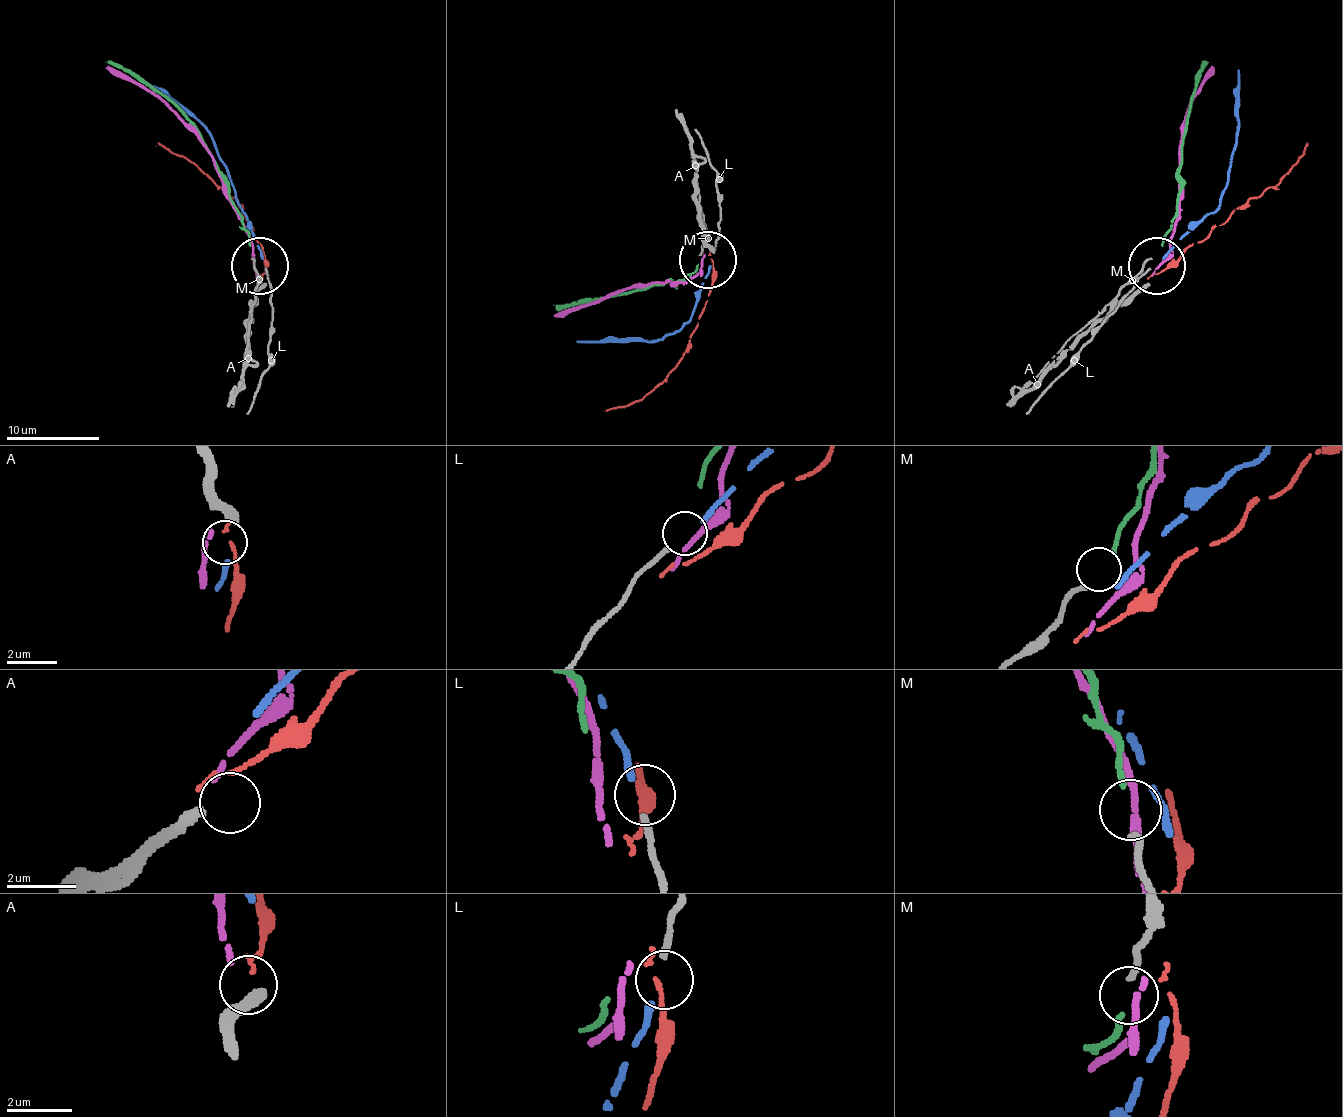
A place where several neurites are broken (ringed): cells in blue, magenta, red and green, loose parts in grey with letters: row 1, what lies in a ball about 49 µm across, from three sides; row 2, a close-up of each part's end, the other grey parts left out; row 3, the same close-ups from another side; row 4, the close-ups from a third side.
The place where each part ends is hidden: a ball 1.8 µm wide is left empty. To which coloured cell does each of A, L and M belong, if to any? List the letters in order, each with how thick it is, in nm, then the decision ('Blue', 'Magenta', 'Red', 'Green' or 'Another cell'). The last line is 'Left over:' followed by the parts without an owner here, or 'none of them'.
A: Thickness 360 nm. Another cell
L: Thickness 200 nm. Blue
M: Thickness 200 nm. Green
Left over: A

